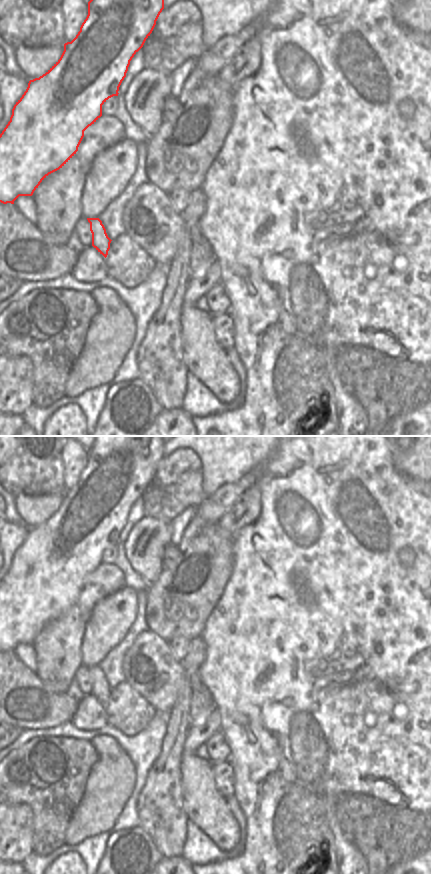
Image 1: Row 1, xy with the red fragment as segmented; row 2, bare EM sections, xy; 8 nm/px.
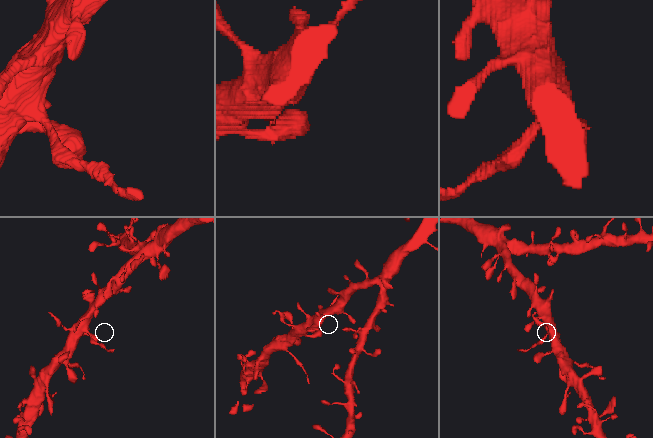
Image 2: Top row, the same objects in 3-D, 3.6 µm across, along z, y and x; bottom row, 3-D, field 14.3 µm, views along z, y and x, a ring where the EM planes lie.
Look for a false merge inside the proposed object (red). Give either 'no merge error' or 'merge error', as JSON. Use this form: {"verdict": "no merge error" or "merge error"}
{"verdict": "merge error"}

